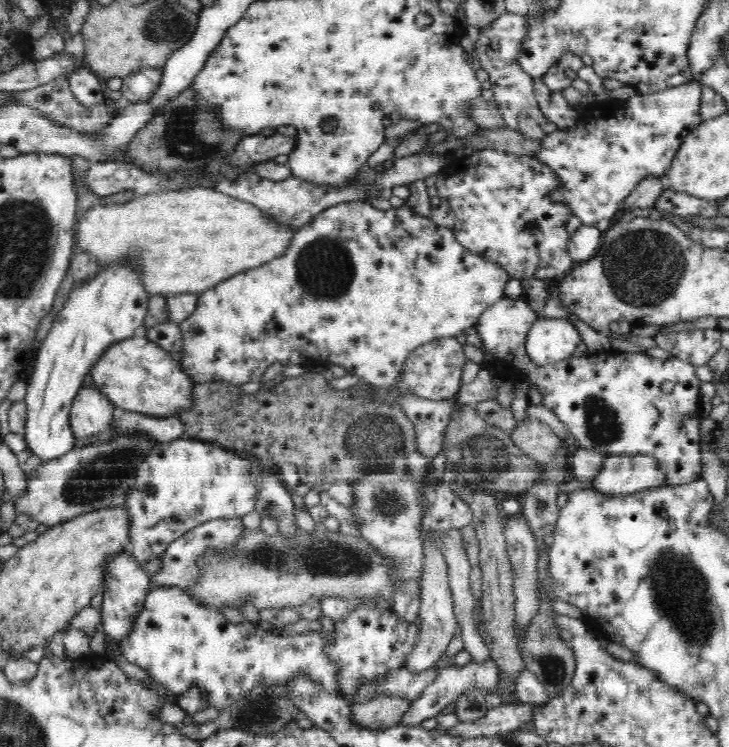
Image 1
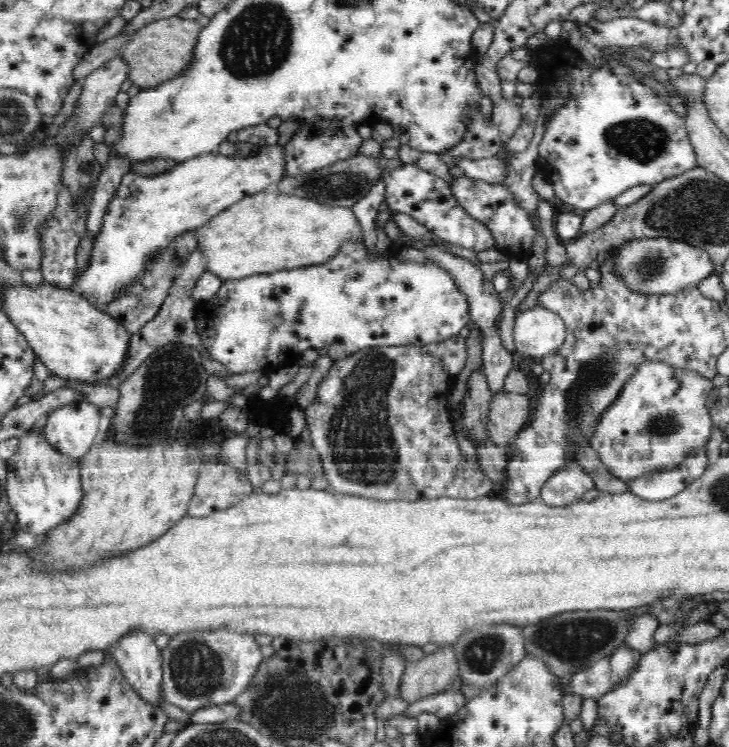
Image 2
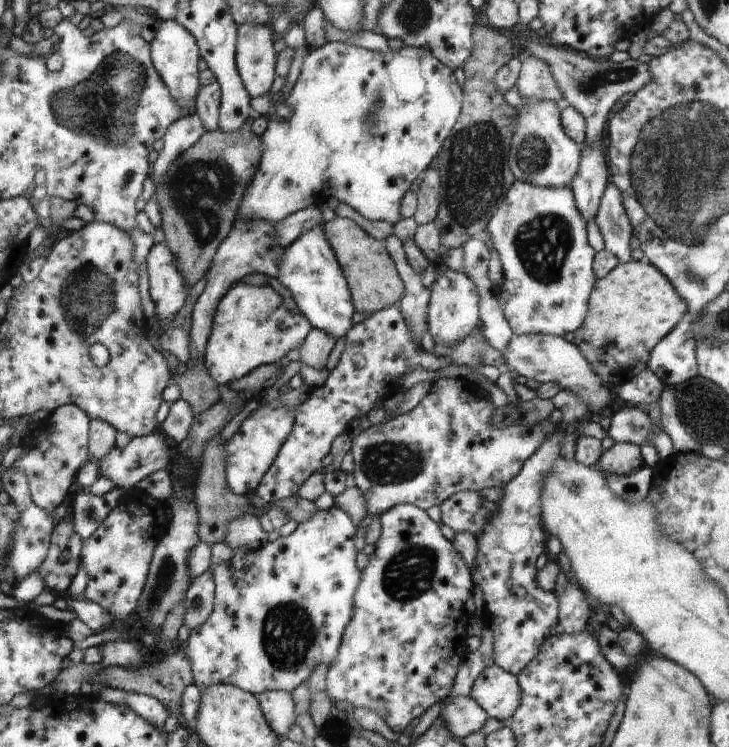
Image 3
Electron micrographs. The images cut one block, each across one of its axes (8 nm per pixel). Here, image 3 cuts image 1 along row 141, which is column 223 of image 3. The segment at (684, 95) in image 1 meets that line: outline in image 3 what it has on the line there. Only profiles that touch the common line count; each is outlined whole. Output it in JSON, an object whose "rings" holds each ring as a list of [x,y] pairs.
{"rings":[[[332,506],[328,510],[316,511],[312,514],[312,518],[298,524],[296,530],[292,534],[278,537],[273,542],[266,543],[260,550],[245,551],[236,546],[228,546],[227,543],[214,544],[211,548],[212,558],[210,566],[210,574],[215,582],[215,602],[214,608],[210,616],[204,624],[194,628],[190,632],[188,639],[181,646],[184,654],[190,658],[190,666],[193,674],[193,684],[200,690],[219,684],[230,684],[240,687],[242,690],[248,691],[250,694],[259,695],[267,691],[284,691],[292,693],[294,688],[298,688],[298,684],[302,684],[312,670],[318,664],[326,664],[330,667],[335,664],[336,658],[339,656],[339,646],[343,644],[343,636],[347,630],[347,626],[351,622],[351,618],[355,612],[355,593],[358,592],[359,584],[363,578],[363,570],[356,566],[356,556],[358,551],[354,548],[354,519],[349,514],[344,514],[344,510]]]}

